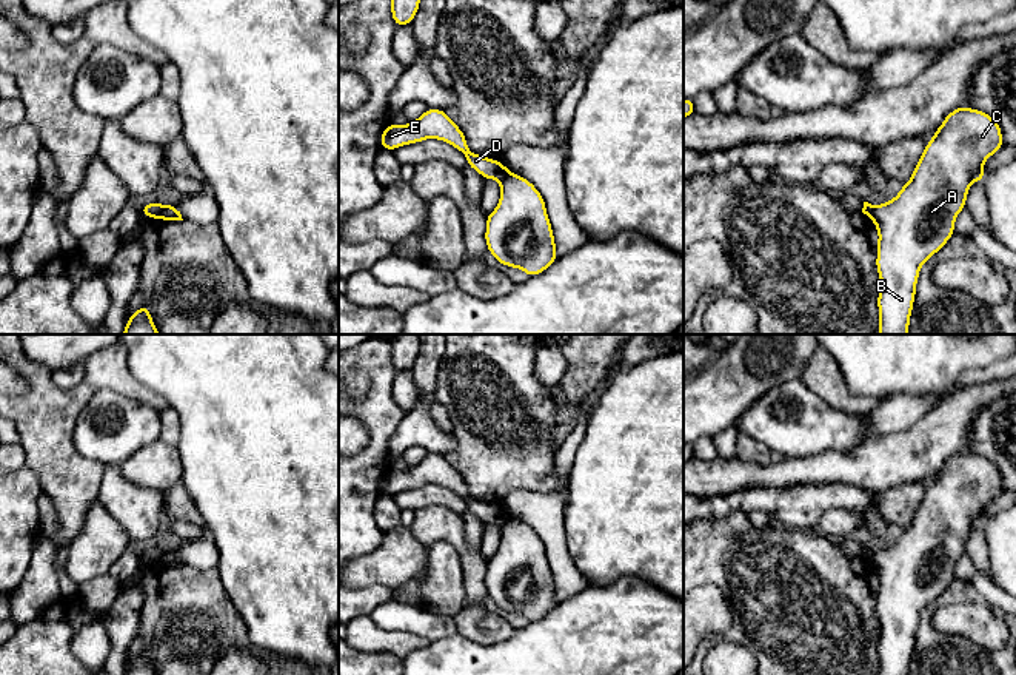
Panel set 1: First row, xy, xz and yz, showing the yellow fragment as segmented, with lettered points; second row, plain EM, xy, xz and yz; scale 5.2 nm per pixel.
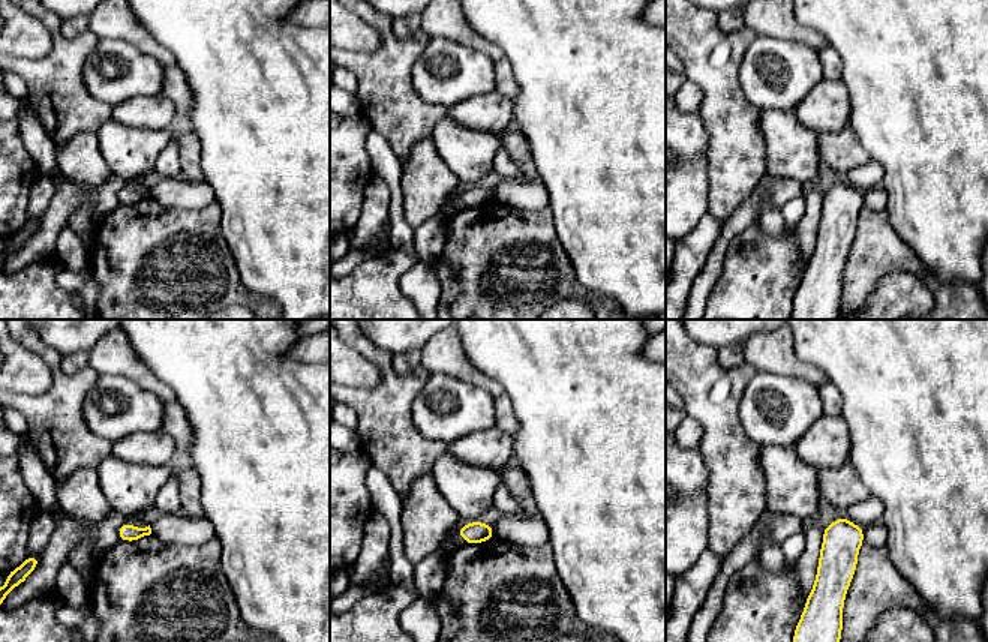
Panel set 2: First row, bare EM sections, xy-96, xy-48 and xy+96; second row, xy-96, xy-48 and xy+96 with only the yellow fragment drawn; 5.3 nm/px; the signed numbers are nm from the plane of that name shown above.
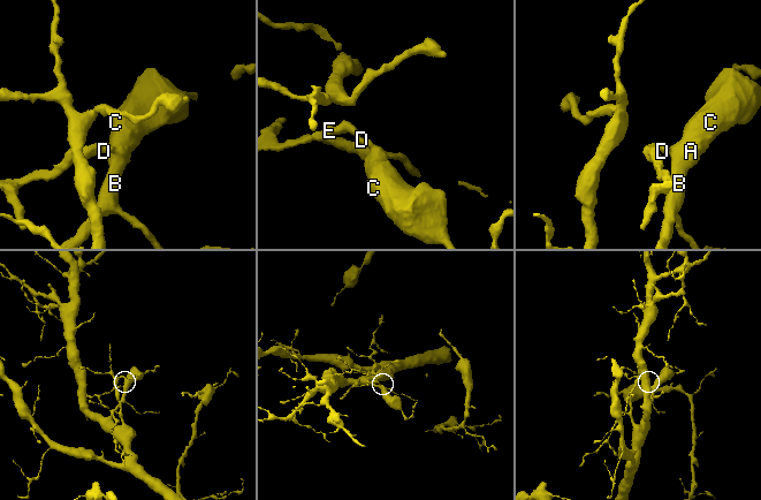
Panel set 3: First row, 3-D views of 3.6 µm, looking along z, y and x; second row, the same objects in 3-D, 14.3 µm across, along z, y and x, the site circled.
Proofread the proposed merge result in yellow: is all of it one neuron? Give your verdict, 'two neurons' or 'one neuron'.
two neurons

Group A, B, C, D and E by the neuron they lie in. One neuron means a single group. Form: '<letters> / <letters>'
A B C / D E

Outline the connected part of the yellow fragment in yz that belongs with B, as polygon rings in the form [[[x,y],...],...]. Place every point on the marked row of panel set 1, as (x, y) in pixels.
[[[961,106],[947,114],[899,194],[873,207],[870,219],[879,233],[876,268],[881,279],[877,294],[879,333],[908,334],[921,267],[956,233],[954,220],[965,208],[973,182],[984,180],[982,165],[1004,146],[998,122],[981,109]]]

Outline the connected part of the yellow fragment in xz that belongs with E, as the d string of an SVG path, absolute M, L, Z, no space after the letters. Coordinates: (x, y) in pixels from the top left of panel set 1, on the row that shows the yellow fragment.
M428 108L419 119L399 126L388 123L382 133L382 149L394 151L399 146L419 143L426 139L437 139L462 151L468 166L476 170L483 179L502 182L510 176L510 170L499 160L473 154L462 129L448 117L443 109Z

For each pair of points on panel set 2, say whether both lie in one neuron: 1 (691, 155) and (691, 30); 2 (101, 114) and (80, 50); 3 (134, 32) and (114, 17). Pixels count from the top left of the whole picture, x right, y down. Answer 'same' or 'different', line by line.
1: different
2: same
3: same

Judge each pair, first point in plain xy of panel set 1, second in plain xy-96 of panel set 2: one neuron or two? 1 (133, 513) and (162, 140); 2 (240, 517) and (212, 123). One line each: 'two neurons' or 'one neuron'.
1: one neuron
2: one neuron

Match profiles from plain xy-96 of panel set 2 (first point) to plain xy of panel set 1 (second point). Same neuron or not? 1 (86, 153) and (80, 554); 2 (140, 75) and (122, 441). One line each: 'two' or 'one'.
1: one
2: one

